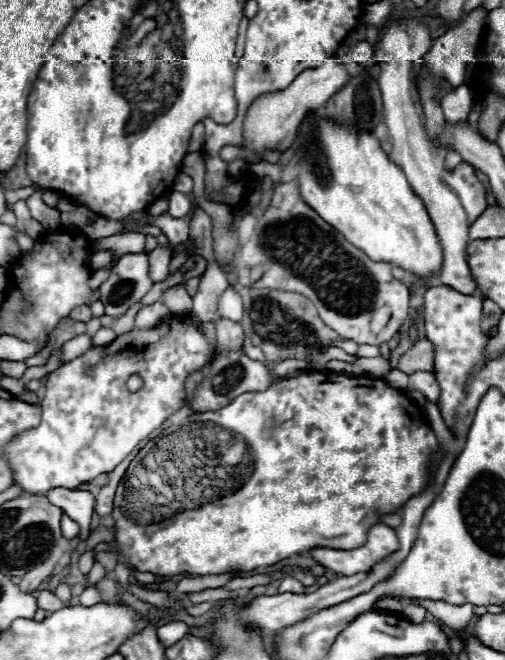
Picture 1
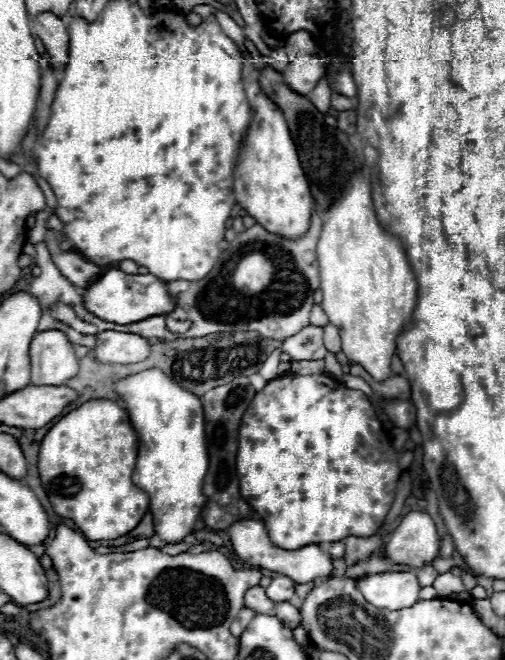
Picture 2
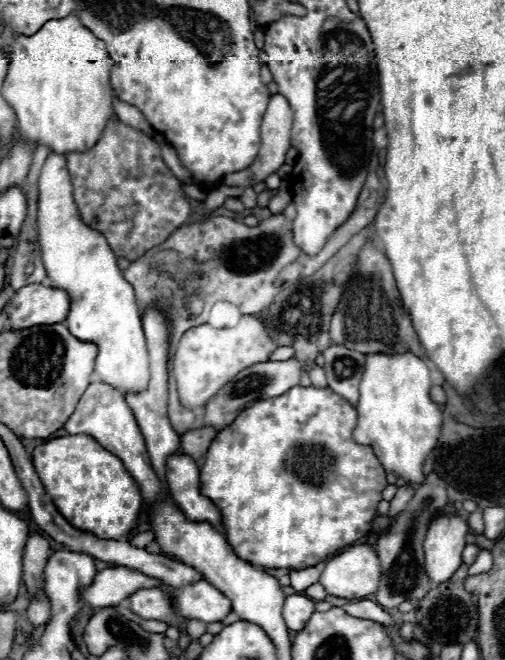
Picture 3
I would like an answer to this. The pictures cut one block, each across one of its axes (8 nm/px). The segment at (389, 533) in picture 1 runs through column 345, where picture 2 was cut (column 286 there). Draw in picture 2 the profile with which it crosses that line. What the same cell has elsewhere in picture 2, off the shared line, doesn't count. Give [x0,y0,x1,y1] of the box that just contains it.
[228,518,332,584]

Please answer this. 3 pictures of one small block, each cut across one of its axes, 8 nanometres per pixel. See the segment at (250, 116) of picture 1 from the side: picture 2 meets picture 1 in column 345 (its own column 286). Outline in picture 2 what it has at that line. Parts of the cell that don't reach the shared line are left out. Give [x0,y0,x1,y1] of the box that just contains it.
[282,54,326,96]

